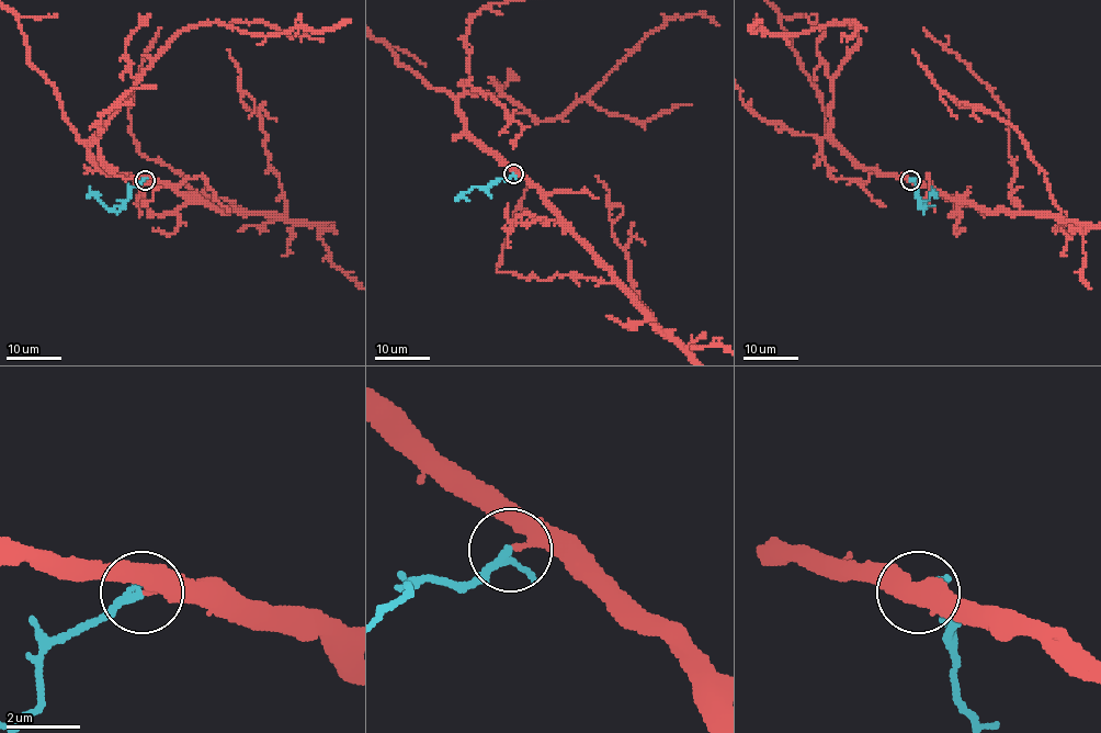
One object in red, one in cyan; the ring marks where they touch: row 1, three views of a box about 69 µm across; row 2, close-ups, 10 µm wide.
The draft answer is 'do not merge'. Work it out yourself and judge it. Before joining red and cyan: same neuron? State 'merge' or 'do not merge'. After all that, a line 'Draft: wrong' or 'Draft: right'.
merge
Draft: wrong

